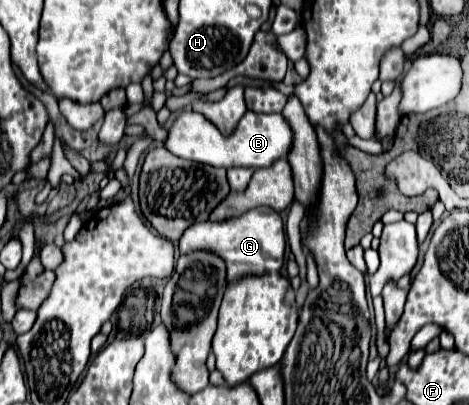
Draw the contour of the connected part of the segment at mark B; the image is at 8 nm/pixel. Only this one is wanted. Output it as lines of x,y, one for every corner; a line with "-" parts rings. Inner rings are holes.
183,111
177,115
173,127
169,129
169,137
165,141
165,147
175,153
177,157
207,163
215,167
267,167
273,165
273,161
286,158
291,147
293,147
293,131
291,125
285,121
281,113
253,113
247,111
241,119
239,127
233,135
223,137
219,129
205,119
201,113
195,111

